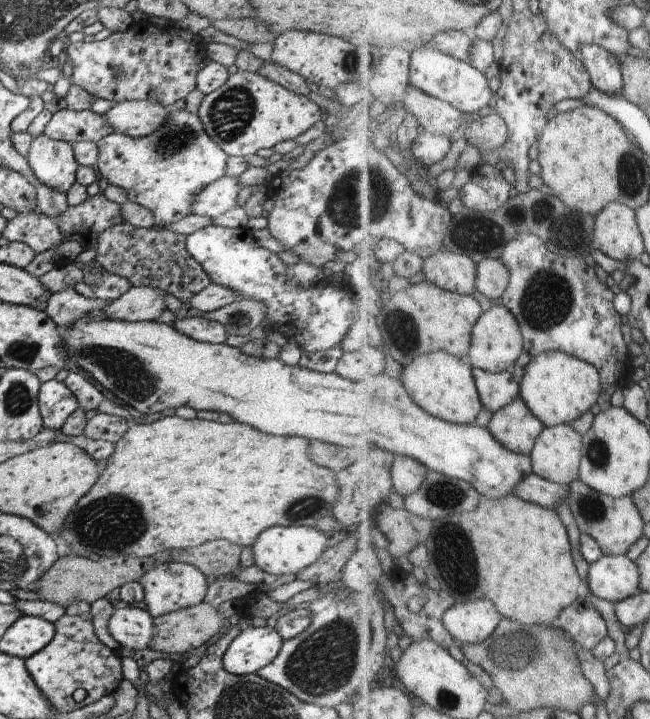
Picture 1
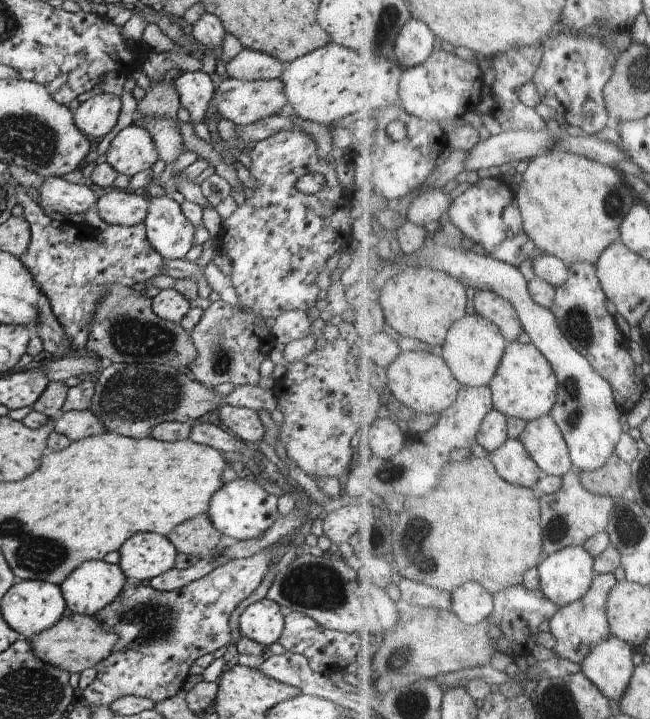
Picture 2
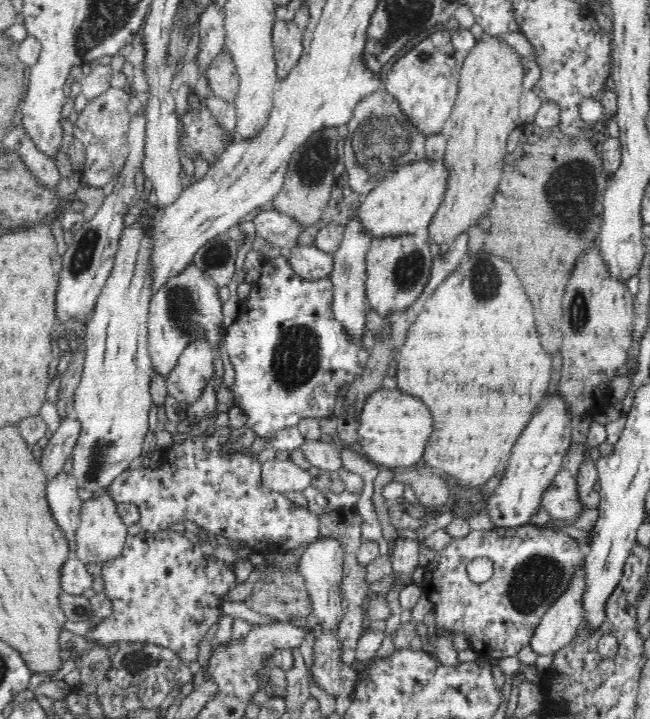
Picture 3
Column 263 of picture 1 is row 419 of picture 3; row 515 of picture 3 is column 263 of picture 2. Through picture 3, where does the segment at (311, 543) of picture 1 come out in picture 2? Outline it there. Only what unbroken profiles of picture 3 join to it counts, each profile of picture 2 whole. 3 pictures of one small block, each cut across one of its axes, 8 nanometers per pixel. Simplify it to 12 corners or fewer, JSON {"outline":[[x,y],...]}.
{"outline":[[243,473],[212,495],[207,515],[224,540],[260,538],[278,499]]}

